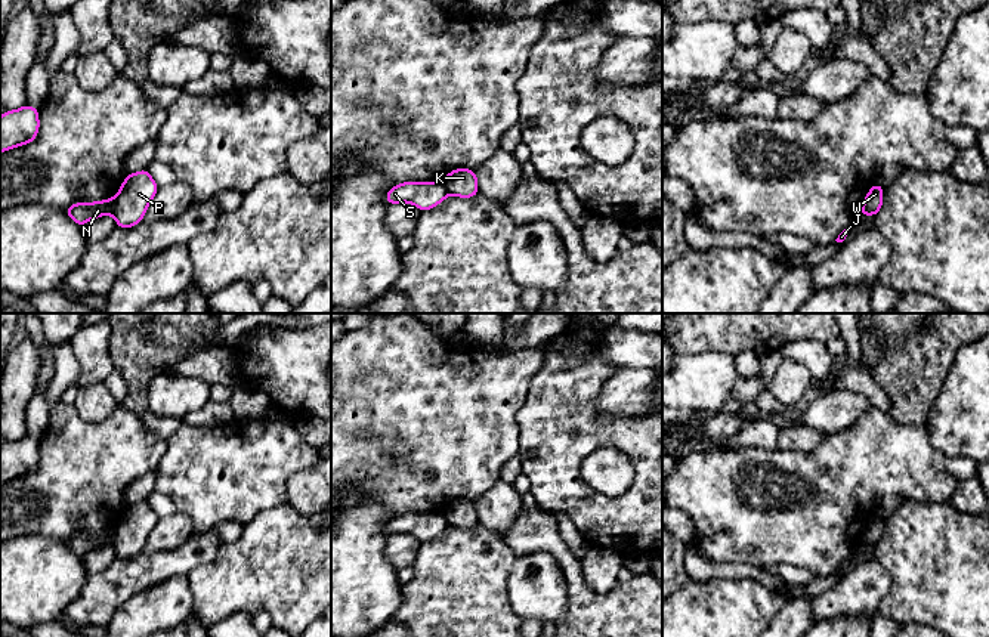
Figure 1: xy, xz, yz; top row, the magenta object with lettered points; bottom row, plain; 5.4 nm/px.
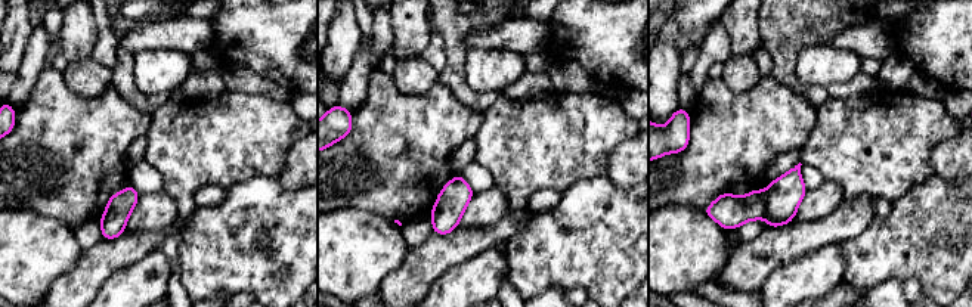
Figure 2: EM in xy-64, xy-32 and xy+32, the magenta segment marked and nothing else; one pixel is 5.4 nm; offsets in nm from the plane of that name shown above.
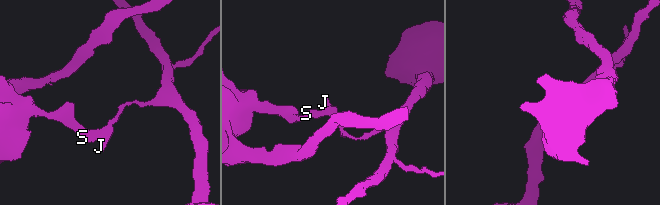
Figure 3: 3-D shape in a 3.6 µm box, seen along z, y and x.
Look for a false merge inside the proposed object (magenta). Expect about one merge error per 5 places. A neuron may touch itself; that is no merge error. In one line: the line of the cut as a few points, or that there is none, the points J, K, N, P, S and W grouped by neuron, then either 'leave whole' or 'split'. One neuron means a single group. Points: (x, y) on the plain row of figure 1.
cut xy (114, 529), (114, 541), (111, 544); groups J K P / N S W; split

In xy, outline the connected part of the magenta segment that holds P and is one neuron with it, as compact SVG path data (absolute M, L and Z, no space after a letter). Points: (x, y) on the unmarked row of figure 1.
M146 500L129 505L114 529L112 545L117 557L132 559L142 553L157 522L158 517Z

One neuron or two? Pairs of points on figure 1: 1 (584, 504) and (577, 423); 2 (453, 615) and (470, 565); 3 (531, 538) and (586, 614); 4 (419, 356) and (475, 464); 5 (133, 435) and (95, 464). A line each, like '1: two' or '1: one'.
1: one
2: one
3: one
4: one
5: one

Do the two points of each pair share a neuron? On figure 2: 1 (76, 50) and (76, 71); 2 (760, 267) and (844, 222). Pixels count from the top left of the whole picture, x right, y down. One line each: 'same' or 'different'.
1: different
2: same

